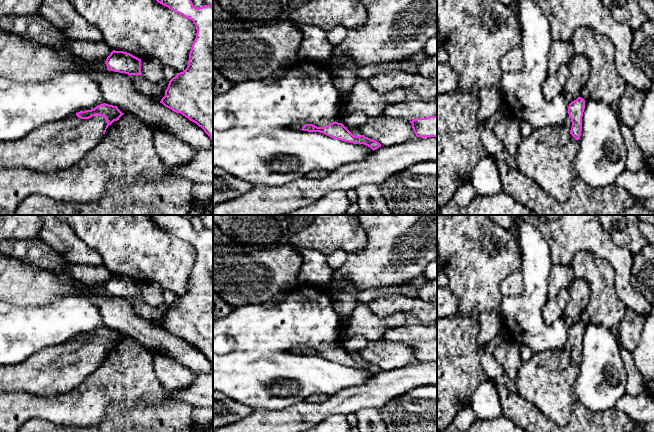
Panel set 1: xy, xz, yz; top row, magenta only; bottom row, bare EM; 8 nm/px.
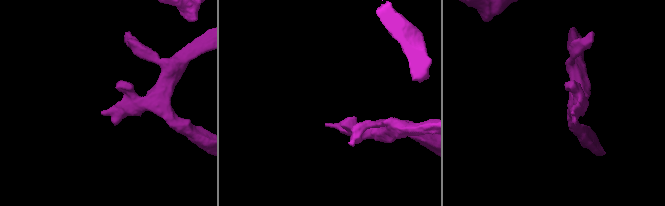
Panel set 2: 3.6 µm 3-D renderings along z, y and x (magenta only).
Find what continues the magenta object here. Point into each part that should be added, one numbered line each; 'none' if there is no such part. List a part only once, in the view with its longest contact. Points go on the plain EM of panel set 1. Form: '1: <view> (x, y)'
1: xy (54, 370)

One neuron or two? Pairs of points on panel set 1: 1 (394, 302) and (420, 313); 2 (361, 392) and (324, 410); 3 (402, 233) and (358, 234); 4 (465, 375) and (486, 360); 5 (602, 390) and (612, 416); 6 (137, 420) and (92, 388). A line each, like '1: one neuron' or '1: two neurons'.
1: one neuron
2: one neuron
3: two neurons
4: two neurons
5: two neurons
6: two neurons

